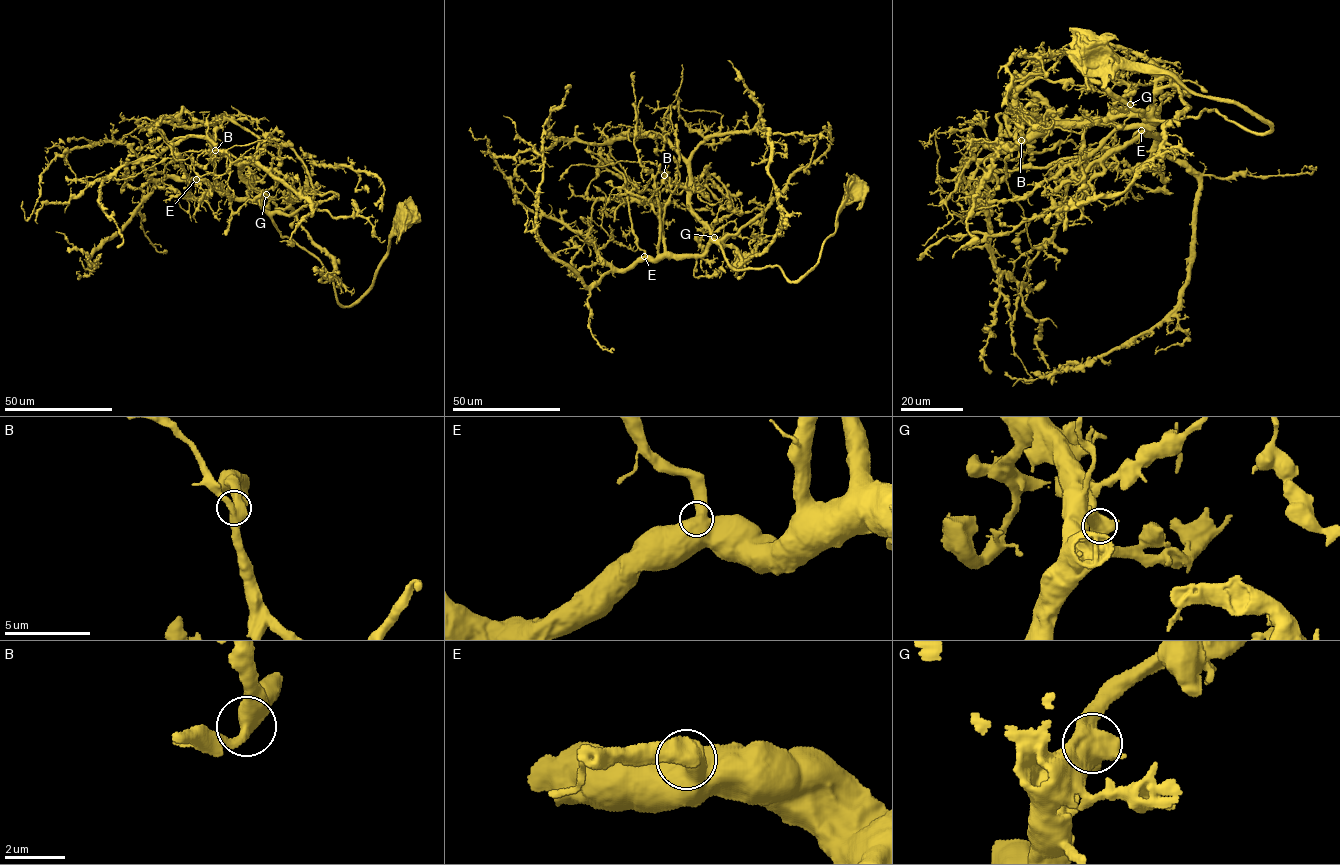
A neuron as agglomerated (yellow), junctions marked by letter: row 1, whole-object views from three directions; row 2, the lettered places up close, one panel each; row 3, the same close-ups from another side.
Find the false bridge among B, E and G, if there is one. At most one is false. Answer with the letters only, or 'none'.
none

